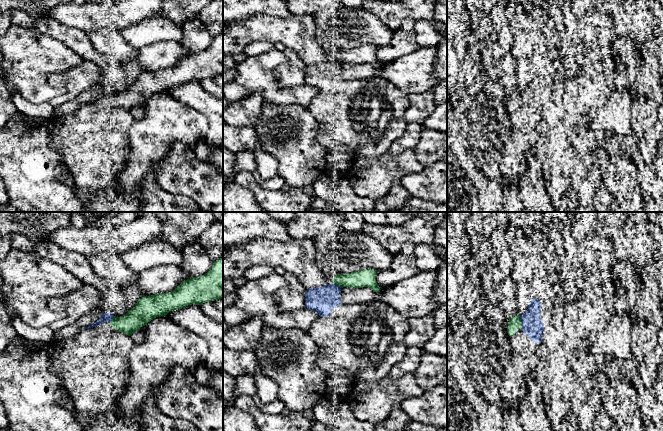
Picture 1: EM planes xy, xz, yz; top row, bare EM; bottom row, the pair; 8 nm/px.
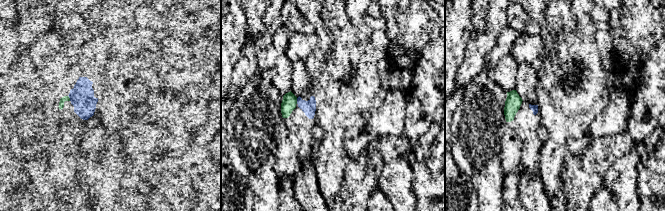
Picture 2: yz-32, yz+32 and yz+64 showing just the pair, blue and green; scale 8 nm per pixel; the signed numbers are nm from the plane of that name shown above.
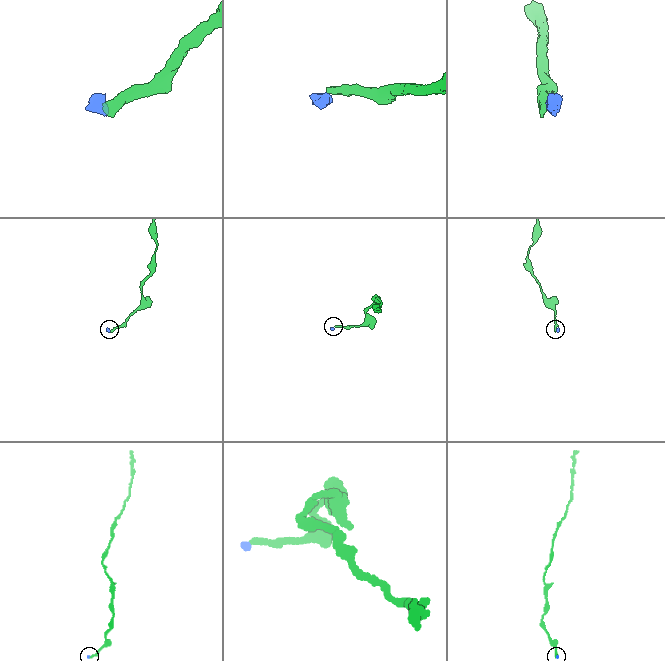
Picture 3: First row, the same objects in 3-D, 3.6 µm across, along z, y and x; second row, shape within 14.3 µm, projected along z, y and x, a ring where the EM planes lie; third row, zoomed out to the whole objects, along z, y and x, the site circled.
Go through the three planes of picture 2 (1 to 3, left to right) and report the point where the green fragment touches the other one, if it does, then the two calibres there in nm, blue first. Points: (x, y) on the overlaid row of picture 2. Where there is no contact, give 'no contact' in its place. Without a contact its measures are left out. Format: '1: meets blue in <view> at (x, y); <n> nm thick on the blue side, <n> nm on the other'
1: meets blue in yz-32 at (69, 97); 190 nm thick on the blue side, 50 nm on the other
2: meets blue in yz+32 at (297, 101); 110 nm thick on the blue side, 120 nm on the other
3: no contact

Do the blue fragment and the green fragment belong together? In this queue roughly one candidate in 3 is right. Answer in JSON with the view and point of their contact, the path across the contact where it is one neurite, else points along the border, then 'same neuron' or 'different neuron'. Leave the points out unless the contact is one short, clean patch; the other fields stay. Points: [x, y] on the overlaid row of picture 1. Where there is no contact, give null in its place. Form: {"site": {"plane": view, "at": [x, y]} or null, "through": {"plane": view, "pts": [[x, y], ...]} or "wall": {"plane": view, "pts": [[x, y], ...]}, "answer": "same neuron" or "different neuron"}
{"site": {"plane": "yz", "at": [521, 321]}, "answer": "different neuron"}

